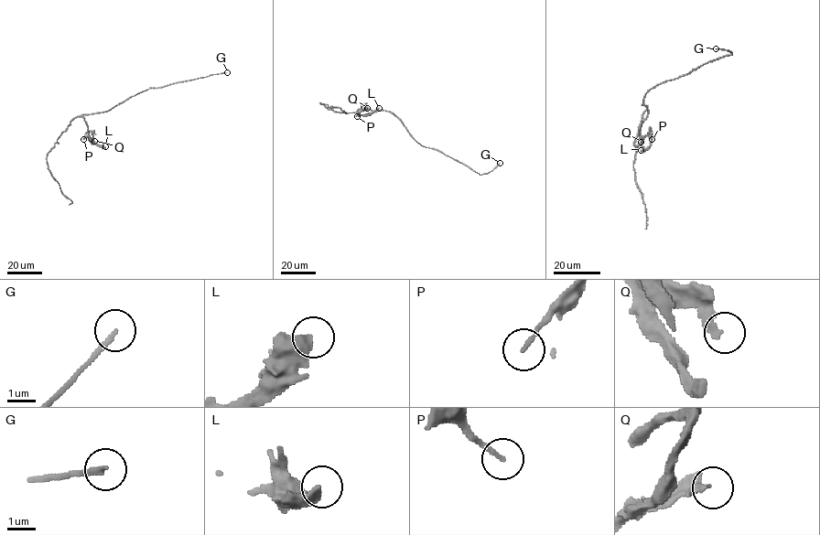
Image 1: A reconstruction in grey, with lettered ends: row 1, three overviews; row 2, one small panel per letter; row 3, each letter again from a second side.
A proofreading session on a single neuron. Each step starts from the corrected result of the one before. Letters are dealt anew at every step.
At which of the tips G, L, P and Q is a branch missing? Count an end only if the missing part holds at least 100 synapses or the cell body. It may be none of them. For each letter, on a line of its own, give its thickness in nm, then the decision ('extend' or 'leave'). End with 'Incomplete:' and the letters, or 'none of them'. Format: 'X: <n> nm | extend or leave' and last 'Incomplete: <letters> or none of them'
G: 150 nm | extend
L: 360 nm | leave
P: 140 nm | leave
Q: 200 nm | leave
Incomplete: G

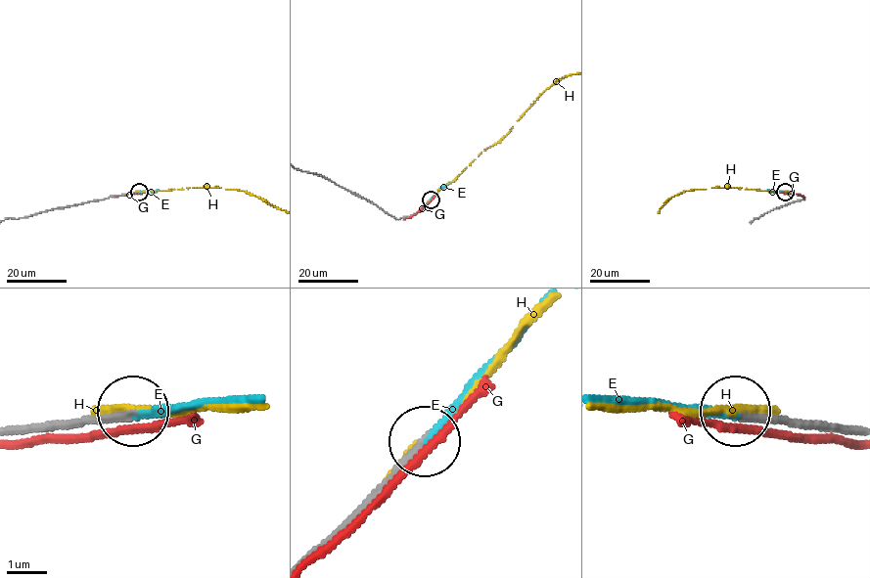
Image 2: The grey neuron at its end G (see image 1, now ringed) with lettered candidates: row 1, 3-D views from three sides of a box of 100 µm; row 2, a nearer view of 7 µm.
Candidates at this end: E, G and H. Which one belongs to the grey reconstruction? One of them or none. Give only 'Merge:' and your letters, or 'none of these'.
Merge: E

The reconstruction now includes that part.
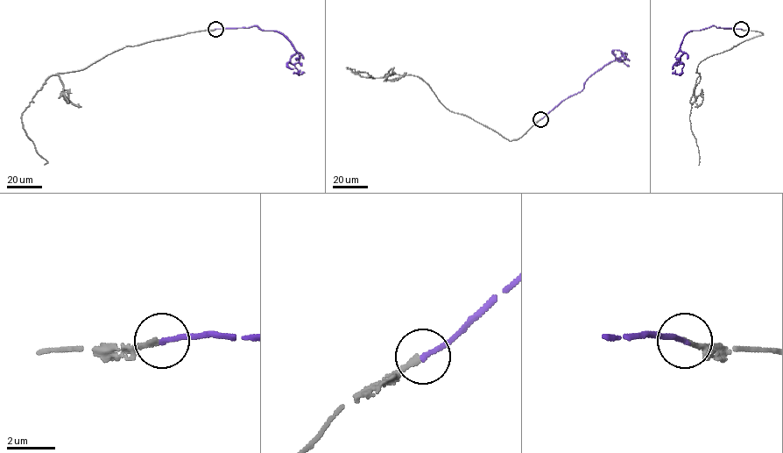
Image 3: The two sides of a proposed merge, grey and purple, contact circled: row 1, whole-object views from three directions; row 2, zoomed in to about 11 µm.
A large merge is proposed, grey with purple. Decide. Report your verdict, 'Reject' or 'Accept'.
Accept

